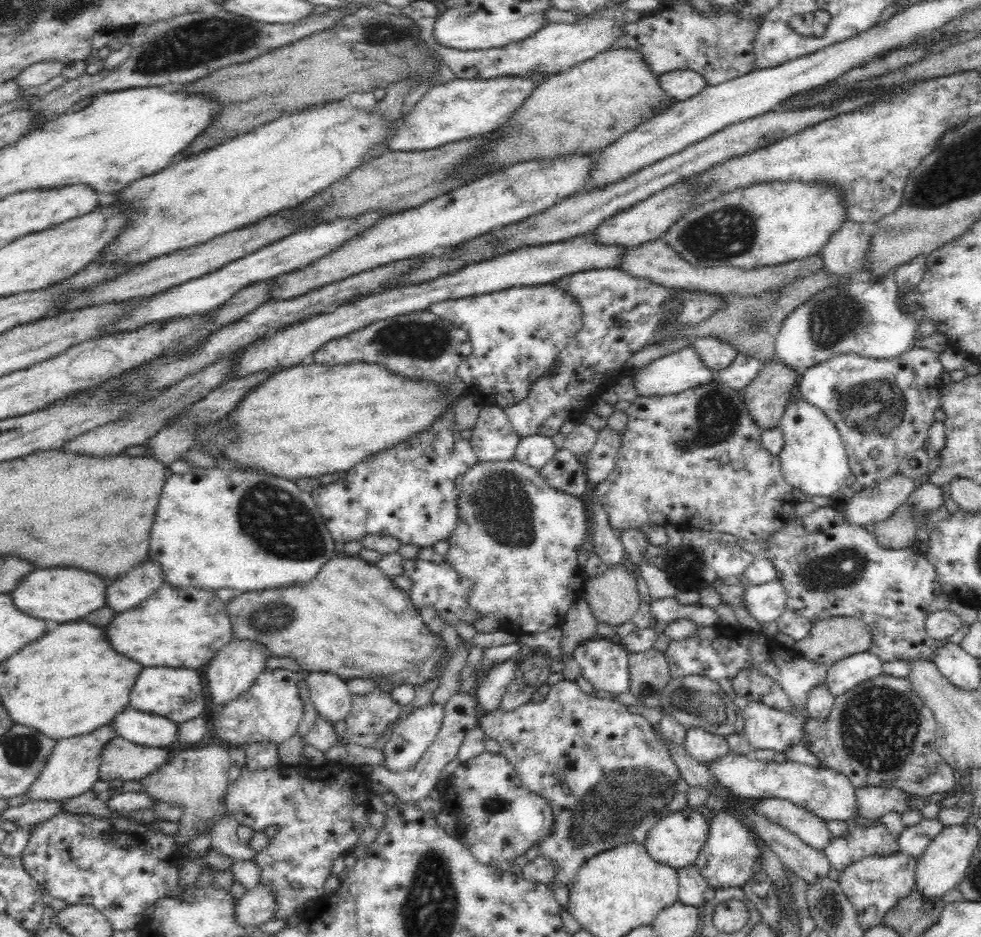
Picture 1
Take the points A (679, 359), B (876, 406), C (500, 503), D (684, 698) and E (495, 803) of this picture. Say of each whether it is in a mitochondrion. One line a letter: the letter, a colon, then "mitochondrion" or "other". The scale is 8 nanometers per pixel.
A: other
B: mitochondrion
C: mitochondrion
D: mitochondrion
E: mitochondrion

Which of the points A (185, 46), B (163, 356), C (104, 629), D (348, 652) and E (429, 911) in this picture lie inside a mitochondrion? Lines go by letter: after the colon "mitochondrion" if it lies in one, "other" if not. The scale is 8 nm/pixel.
A: mitochondrion
B: other
C: other
D: other
E: mitochondrion

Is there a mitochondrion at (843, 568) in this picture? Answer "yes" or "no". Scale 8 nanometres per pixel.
yes

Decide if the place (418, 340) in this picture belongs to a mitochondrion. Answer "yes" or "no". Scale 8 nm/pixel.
yes

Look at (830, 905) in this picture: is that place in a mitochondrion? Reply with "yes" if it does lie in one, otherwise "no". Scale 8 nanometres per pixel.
yes

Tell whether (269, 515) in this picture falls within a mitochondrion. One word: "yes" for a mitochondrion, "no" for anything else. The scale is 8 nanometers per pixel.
yes

